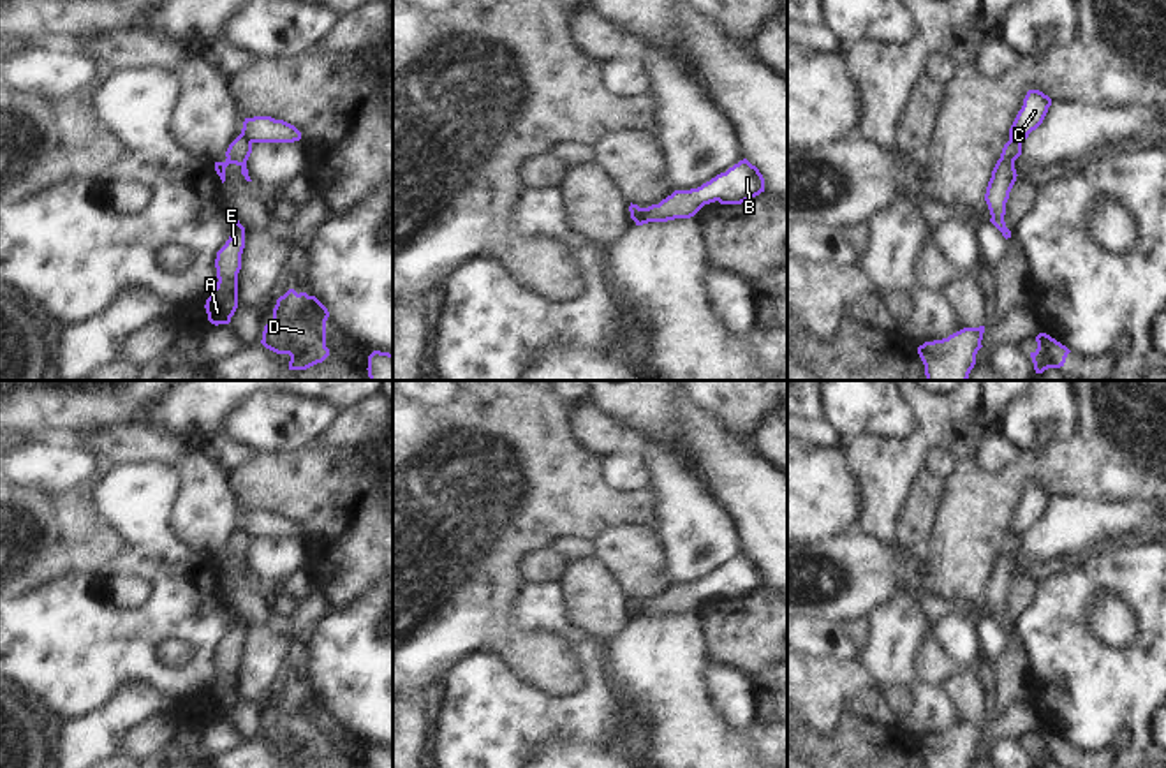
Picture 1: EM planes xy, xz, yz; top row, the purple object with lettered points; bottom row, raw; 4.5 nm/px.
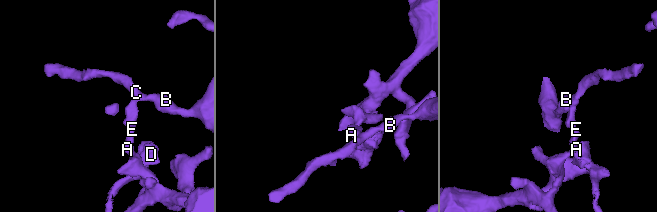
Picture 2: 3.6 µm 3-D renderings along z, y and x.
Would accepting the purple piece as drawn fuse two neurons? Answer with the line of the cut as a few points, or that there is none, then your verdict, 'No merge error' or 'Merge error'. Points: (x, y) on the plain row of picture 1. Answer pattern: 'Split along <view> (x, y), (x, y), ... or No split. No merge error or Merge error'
Split along yz (1010, 529), (1020, 536). Merge error.

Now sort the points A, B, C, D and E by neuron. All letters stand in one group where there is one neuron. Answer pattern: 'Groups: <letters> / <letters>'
Groups: A D E / B C.

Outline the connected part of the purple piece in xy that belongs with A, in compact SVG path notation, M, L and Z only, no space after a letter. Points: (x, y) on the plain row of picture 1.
M229 606L229 611L232 615L232 629L217 646L215 662L218 676L204 699L208 715L215 720L229 719L238 703L238 668L245 643L245 622L234 608Z

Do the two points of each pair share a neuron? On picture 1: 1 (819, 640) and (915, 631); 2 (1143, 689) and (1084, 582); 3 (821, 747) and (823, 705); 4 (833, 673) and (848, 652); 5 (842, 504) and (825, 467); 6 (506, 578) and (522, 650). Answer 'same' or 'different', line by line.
1: different
2: same
3: different
4: different
5: same
6: same

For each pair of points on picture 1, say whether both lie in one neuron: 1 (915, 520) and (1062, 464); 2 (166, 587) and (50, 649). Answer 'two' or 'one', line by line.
1: two
2: one

